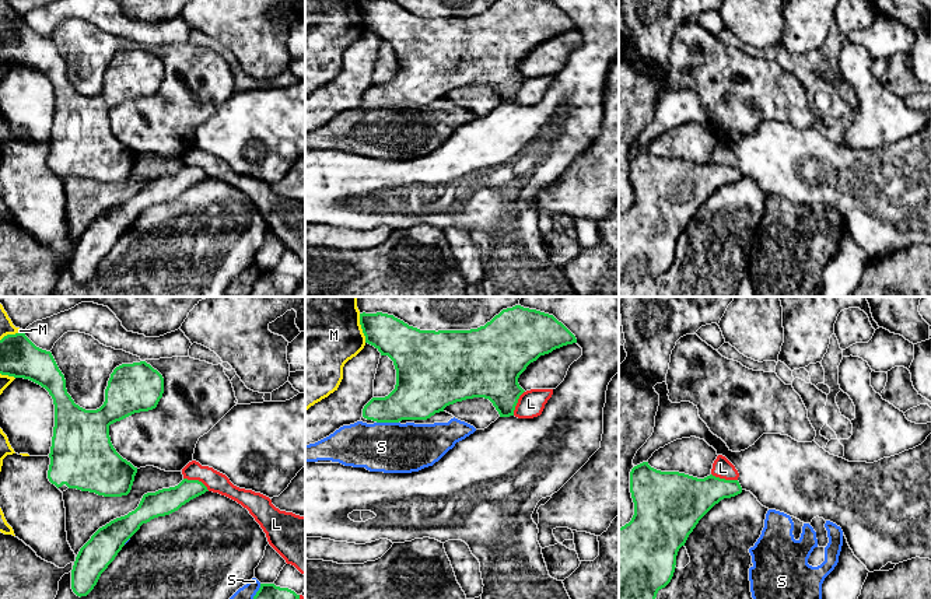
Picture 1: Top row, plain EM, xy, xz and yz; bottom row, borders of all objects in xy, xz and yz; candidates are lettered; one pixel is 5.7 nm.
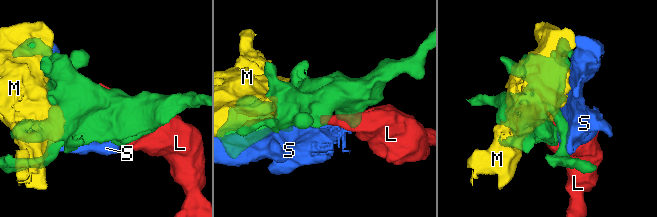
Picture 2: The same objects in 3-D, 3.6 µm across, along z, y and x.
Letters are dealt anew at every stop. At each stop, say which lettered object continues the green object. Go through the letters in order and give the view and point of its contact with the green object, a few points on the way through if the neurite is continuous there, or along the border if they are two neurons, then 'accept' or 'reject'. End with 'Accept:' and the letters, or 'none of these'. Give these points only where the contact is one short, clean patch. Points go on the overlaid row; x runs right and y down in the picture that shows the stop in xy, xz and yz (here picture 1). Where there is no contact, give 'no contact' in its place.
L: xy (196, 480) | reject
M: xz (361, 328) | reject
S: xz (388, 421) | reject
Accept: none of these

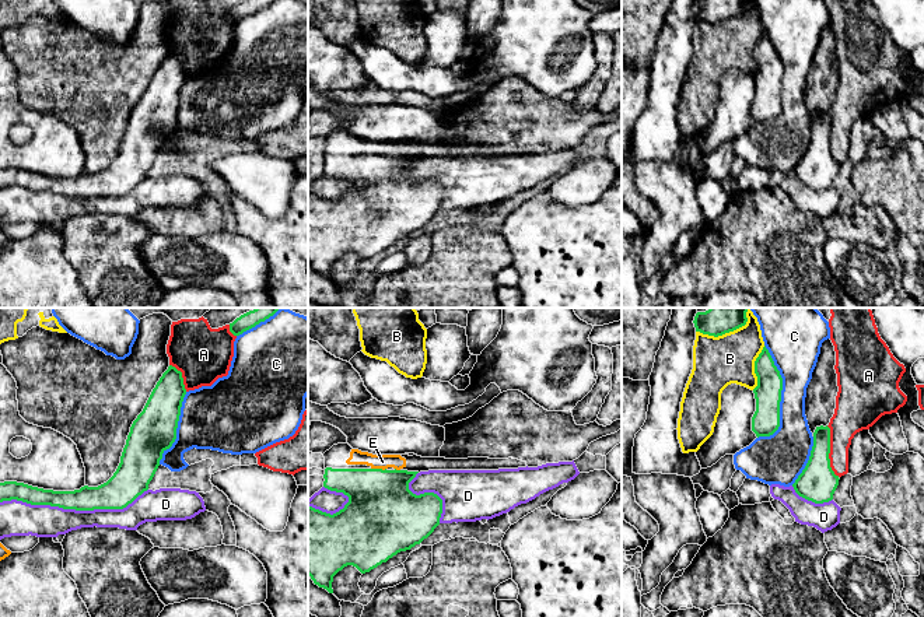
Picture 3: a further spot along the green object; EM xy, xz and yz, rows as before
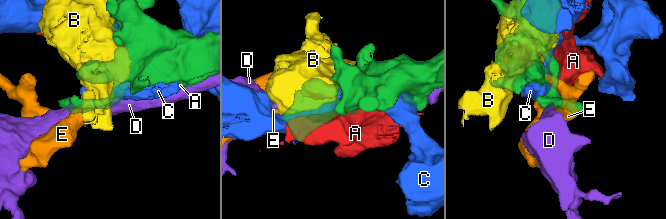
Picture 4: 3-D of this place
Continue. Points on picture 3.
A: yz (829, 452) | reject
B: yz (755, 368) | reject
C: yz (780, 396) | reject
D: xy (73, 508) | reject
E: xz (378, 469) | across xz (382, 512), (378, 469), (382, 462) | accept
Accept: E

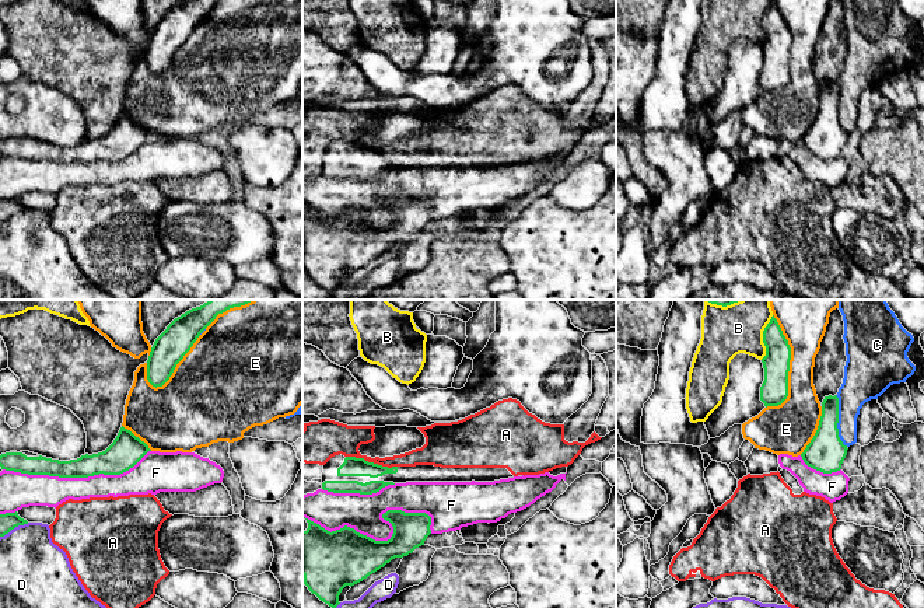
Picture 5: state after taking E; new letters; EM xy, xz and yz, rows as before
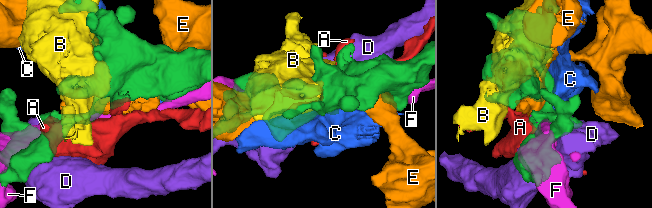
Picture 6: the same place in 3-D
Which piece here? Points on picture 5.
A: xz (371, 463) | reject
B: yz (763, 338) | reject
C: yz (837, 422) | reject
D: xy (14, 527) | reject
E: yz (788, 366) | reject
F: xz (392, 535) | reject
Accept: none of these

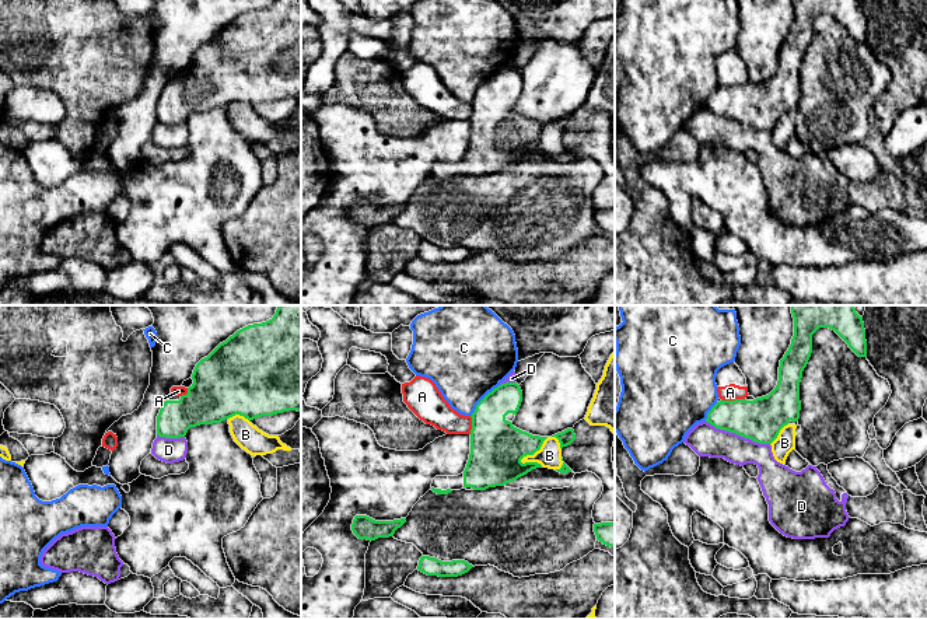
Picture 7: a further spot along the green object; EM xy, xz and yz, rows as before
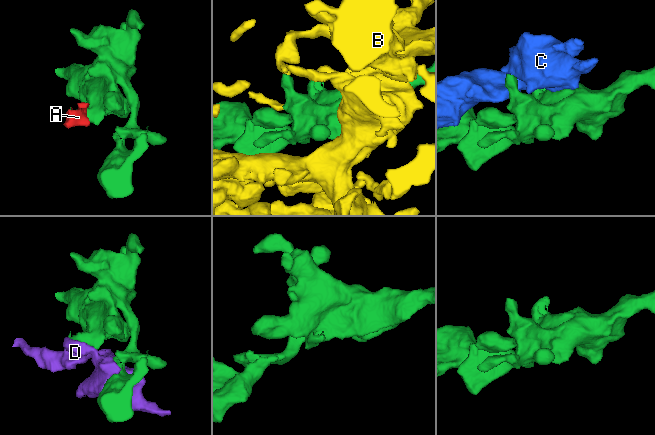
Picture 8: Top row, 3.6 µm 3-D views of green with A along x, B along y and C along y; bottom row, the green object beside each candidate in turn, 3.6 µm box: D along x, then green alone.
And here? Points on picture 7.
A: yz (733, 401) | along yz (721, 398), (744, 399) | reject
B: xz (535, 451) | reject
C: xz (482, 399) | reject
D: yz (738, 434) | reject
Accept: none of these

